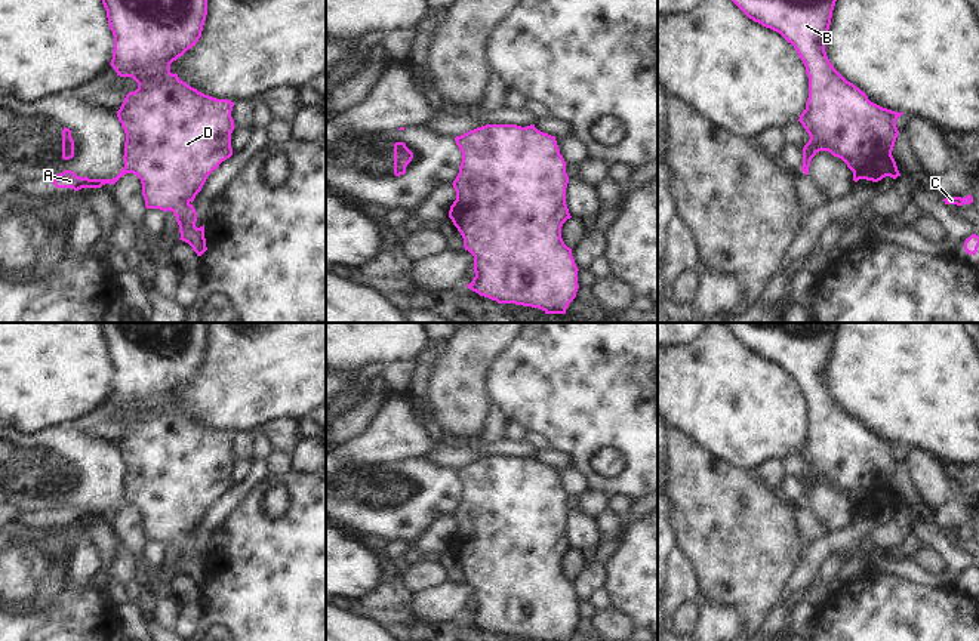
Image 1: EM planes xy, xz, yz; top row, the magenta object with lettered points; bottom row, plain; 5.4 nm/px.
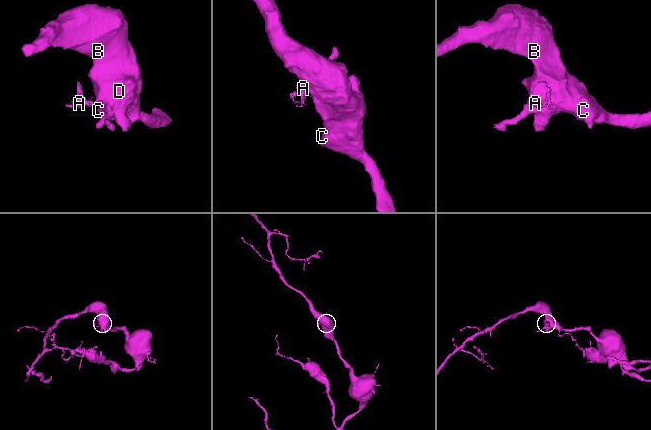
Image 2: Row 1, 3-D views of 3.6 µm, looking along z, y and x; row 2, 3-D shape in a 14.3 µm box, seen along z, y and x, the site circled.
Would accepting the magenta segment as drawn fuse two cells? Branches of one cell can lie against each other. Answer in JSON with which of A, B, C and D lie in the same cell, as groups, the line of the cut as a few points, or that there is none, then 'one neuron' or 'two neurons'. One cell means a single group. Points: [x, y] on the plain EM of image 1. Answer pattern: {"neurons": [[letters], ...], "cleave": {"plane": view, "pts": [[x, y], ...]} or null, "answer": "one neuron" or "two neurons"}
{"neurons": [["A"], ["B", "C", "D"]], "cleave": {"plane": "xy", "pts": [[123, 499], [128, 504]]}, "answer": "two neurons"}

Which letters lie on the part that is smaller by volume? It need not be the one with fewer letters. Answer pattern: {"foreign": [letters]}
{"foreign": ["A"]}

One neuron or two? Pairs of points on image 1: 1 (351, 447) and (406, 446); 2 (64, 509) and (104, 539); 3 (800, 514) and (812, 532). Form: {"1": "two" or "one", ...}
{"1": "one", "2": "two", "3": "one"}

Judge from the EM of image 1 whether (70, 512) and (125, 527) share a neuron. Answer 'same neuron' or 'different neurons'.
different neurons

